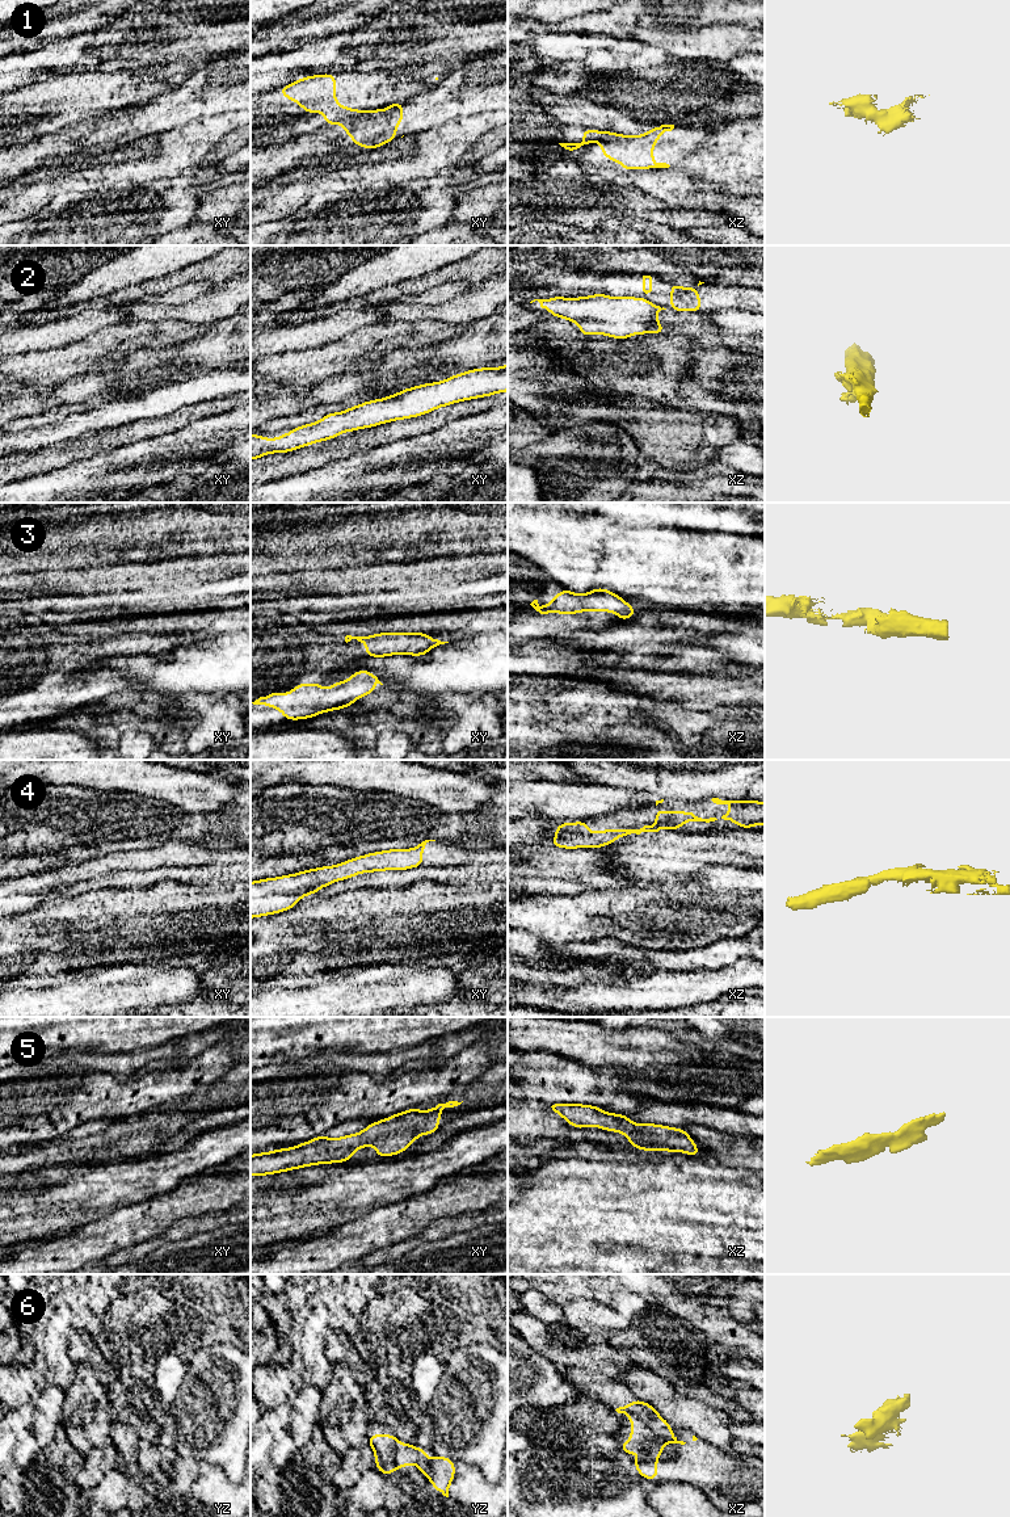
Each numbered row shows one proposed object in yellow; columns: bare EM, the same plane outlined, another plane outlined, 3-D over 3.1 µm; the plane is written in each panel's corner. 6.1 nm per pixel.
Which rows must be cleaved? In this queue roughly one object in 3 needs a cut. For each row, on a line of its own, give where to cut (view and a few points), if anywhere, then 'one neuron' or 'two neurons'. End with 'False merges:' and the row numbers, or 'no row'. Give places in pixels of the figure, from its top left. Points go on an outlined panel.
1: cut in xy along (371, 110), (360, 118), (348, 118), (341, 122); two neurons
2: no cut; one neuron
3: no cut; one neuron
4: no cut; one neuron
5: no cut; one neuron
6: cut in xz along (622, 1412), (639, 1417), (659, 1434), (676, 1441); two neurons
False merges: 1, 6

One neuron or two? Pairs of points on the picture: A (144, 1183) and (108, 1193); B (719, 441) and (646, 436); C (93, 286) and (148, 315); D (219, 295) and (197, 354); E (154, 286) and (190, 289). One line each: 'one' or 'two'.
A: one
B: one
C: two
D: two
E: two

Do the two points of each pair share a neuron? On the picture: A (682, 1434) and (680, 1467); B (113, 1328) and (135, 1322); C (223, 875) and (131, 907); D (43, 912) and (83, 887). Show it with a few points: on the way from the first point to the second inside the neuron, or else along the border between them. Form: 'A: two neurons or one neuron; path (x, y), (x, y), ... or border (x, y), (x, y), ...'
A: one neuron; path (687, 1442), (687, 1459)
B: one neuron; path (118, 1328), (130, 1327)
C: two neurons; border (163, 879), (177, 879), (193, 886)
D: two neurons; border (60, 893), (67, 896)

